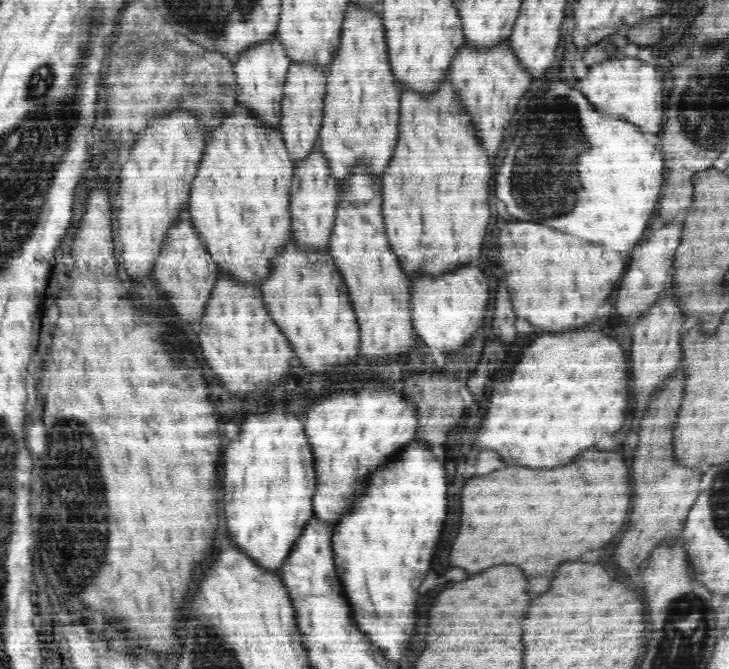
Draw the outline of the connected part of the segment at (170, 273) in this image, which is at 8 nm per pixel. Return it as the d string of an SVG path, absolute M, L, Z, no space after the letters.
M186 207L186 222L182 222L182 226L178 226L174 234L170 234L170 246L166 246L166 254L158 258L158 270L154 270L154 278L158 280L158 286L168 294L170 304L184 320L204 316L204 308L208 306L210 292L213 292L212 288L216 285L219 274L214 261L208 256L206 248L203 248L194 225L191 224L188 210L189 207Z

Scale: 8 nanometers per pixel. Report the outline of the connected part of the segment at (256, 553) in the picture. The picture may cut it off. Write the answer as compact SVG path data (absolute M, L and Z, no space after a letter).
M272 407L264 410L264 412L254 411L254 414L248 414L248 416L242 420L242 424L240 424L240 436L238 436L238 440L230 442L224 449L224 474L226 474L226 476L224 476L224 488L226 488L226 490L224 490L224 502L226 502L224 510L226 510L226 520L228 520L228 522L226 522L226 524L228 524L228 532L234 536L234 542L236 542L250 558L256 560L256 565L258 565L259 568L263 568L263 570L267 570L267 572L272 572L275 576L280 576L282 563L286 560L288 554L290 554L290 550L292 550L292 546L294 546L296 540L298 540L298 536L302 534L306 522L314 517L314 507L311 504L311 496L314 494L314 480L316 480L316 478L314 478L311 446L306 440L306 432L304 432L304 424L302 424L300 416L288 412L286 407Z

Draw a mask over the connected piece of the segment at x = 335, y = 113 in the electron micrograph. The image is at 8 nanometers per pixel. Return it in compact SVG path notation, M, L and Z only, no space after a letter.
M350 1L341 28L341 45L332 65L325 71L327 91L318 135L318 150L326 157L339 196L344 194L346 180L352 176L354 168L361 166L367 176L381 179L390 166L398 138L400 90L390 74L386 42L380 9L364 11Z

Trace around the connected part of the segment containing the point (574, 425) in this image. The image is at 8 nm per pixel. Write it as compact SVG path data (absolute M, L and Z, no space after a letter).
M562 332L536 338L520 356L506 382L494 384L482 426L474 434L478 450L494 450L510 466L564 466L602 436L614 434L630 408L628 358L620 344L602 332Z

